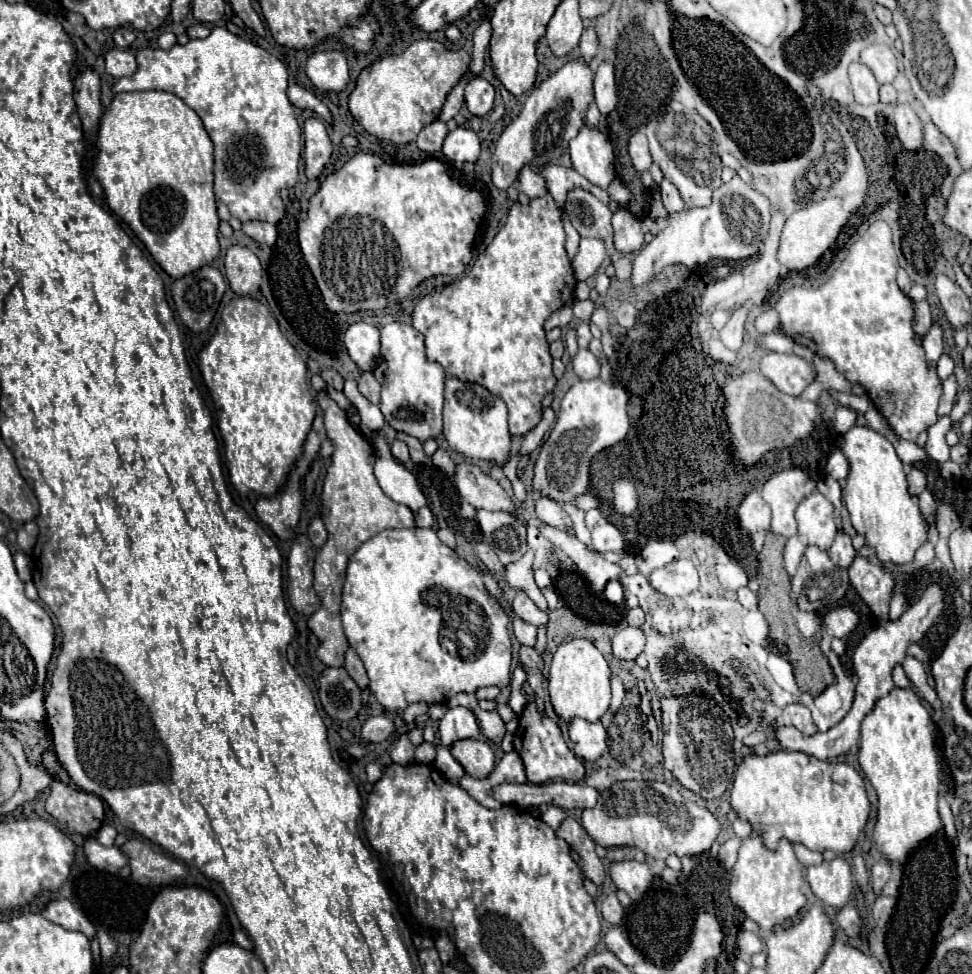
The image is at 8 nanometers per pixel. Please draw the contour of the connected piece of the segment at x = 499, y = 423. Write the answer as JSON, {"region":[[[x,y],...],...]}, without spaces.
{"region":[[[446,377],[444,389],[444,437],[450,447],[472,459],[494,459],[500,465],[506,463],[510,451],[508,433],[508,411],[502,399],[494,397],[488,389],[480,385],[462,383],[456,377]]]}

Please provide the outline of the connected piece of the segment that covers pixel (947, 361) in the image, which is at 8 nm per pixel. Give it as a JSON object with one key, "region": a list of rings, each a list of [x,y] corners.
{"region":[[[942,355],[942,357],[940,357],[940,361],[938,361],[936,371],[938,371],[940,381],[946,381],[946,379],[952,375],[952,371],[954,371],[954,359],[952,359],[952,357],[948,357],[948,355]]]}

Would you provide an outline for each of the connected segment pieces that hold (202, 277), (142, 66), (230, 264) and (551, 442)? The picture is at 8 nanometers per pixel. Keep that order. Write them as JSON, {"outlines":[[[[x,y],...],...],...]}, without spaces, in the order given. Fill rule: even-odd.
{"outlines":[[[[206,265],[182,279],[176,279],[170,291],[182,323],[194,333],[202,333],[210,327],[216,315],[226,291],[226,281],[218,269]]],[[[212,27],[206,39],[190,39],[186,45],[174,45],[172,49],[140,49],[136,55],[138,71],[132,77],[122,77],[114,83],[114,93],[130,91],[168,91],[180,97],[202,119],[212,143],[214,143],[214,193],[230,209],[232,217],[244,221],[268,221],[278,223],[284,217],[288,203],[288,189],[296,185],[298,161],[302,151],[302,133],[294,117],[292,103],[286,95],[288,71],[284,63],[262,47],[254,45],[240,35],[230,33],[224,27]],[[248,143],[248,173],[236,169],[240,147]]],[[[232,245],[226,251],[226,279],[230,283],[230,289],[236,295],[254,297],[260,291],[260,279],[262,279],[262,267],[258,257],[248,247]]],[[[600,377],[590,381],[576,381],[564,395],[556,425],[552,427],[548,439],[542,443],[534,465],[532,489],[538,495],[548,495],[548,499],[560,503],[562,511],[572,519],[576,537],[590,545],[590,529],[584,523],[586,511],[578,509],[576,499],[586,495],[590,489],[590,461],[596,453],[606,447],[616,445],[628,433],[628,391],[612,381]]]]}

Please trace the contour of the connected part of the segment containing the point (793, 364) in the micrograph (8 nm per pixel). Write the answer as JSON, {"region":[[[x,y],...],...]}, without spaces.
{"region":[[[766,353],[760,361],[760,371],[766,375],[780,391],[788,395],[802,395],[802,391],[816,379],[816,369],[810,361],[798,355]]]}

